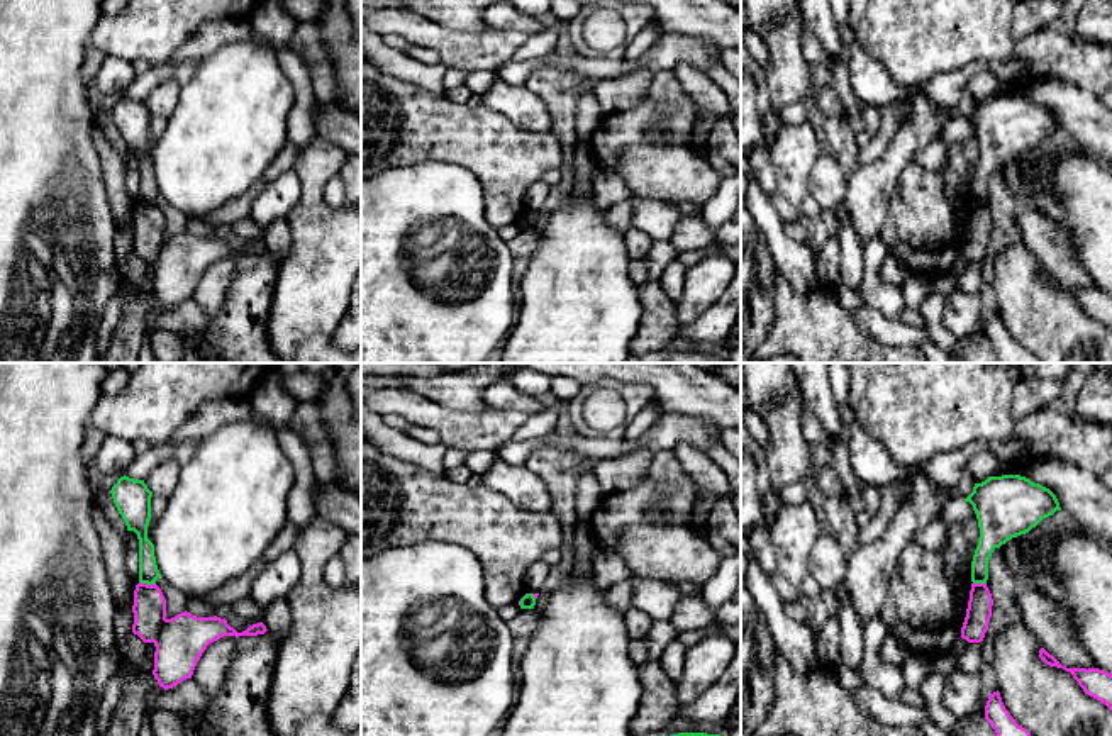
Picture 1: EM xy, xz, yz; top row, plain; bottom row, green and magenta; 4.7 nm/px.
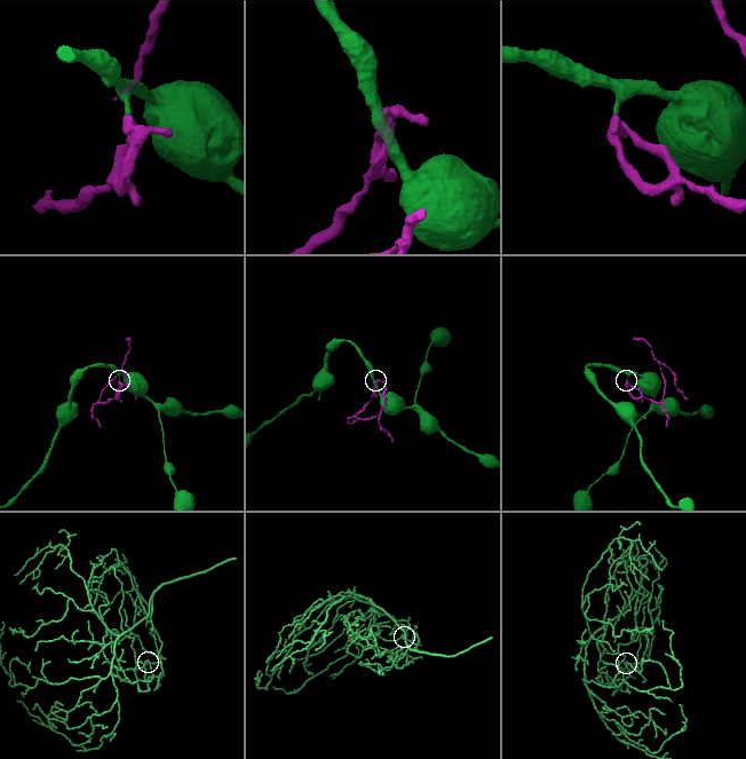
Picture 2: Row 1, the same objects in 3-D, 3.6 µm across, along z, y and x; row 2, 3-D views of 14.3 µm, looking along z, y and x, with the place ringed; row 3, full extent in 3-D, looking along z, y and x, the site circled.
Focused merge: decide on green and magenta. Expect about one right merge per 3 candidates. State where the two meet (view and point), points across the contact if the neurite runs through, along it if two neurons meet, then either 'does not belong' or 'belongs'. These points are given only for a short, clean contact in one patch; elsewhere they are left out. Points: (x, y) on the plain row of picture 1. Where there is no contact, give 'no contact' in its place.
meets green in xy at (148, 204); border along xy (139, 200), (155, 204); does not belong

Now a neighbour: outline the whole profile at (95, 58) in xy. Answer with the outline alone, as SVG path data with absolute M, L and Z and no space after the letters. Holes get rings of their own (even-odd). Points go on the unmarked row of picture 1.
M90 49L86 53L81 73L85 81L93 86L93 80L98 73L98 70L102 68L103 61L107 59L107 53L100 51L100 49Z

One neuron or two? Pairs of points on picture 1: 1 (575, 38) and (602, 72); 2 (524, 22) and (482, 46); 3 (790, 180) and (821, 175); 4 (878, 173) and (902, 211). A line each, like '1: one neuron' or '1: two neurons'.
1: two neurons
2: two neurons
3: two neurons
4: two neurons

